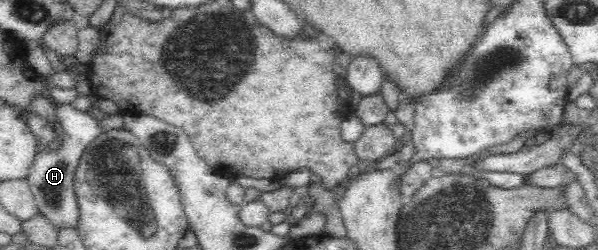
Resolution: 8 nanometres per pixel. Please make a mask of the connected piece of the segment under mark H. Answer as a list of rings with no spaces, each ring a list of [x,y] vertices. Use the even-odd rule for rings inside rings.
[[[72,104],[58,105],[56,115],[58,115],[61,129],[63,129],[63,143],[57,149],[48,149],[35,157],[28,175],[27,185],[33,194],[39,213],[53,224],[55,230],[59,232],[61,230],[75,230],[78,233],[82,211],[76,192],[77,170],[87,147],[104,130],[92,112],[79,111]]]

